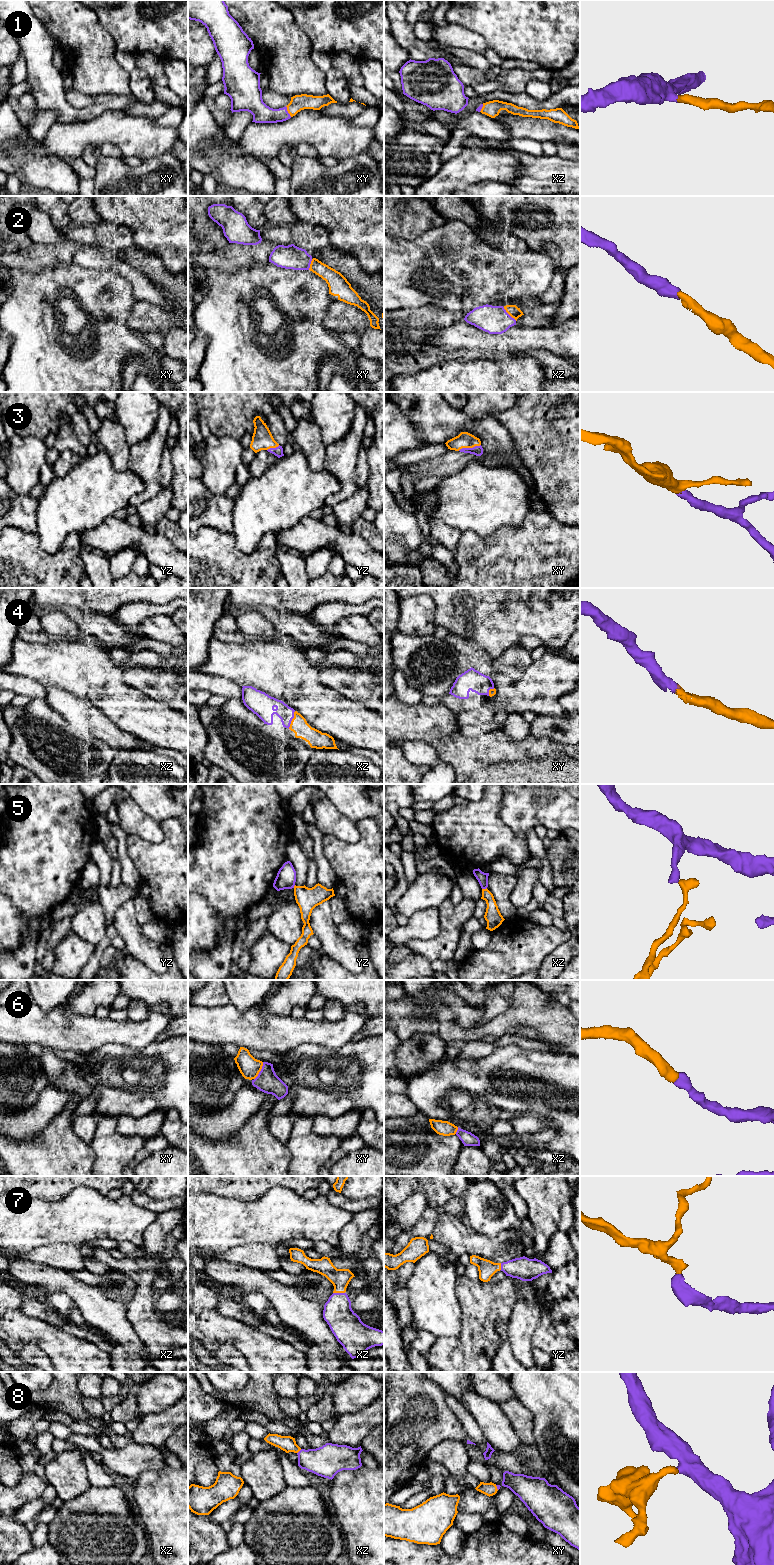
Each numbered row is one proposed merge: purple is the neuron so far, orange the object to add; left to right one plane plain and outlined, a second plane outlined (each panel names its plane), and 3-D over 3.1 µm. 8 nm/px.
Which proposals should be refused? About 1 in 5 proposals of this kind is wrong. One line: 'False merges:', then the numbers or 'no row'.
False merges: 5

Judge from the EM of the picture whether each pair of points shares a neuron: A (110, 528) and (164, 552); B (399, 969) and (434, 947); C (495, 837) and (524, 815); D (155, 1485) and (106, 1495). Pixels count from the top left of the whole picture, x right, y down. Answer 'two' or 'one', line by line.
A: one
B: two
C: two
D: two

